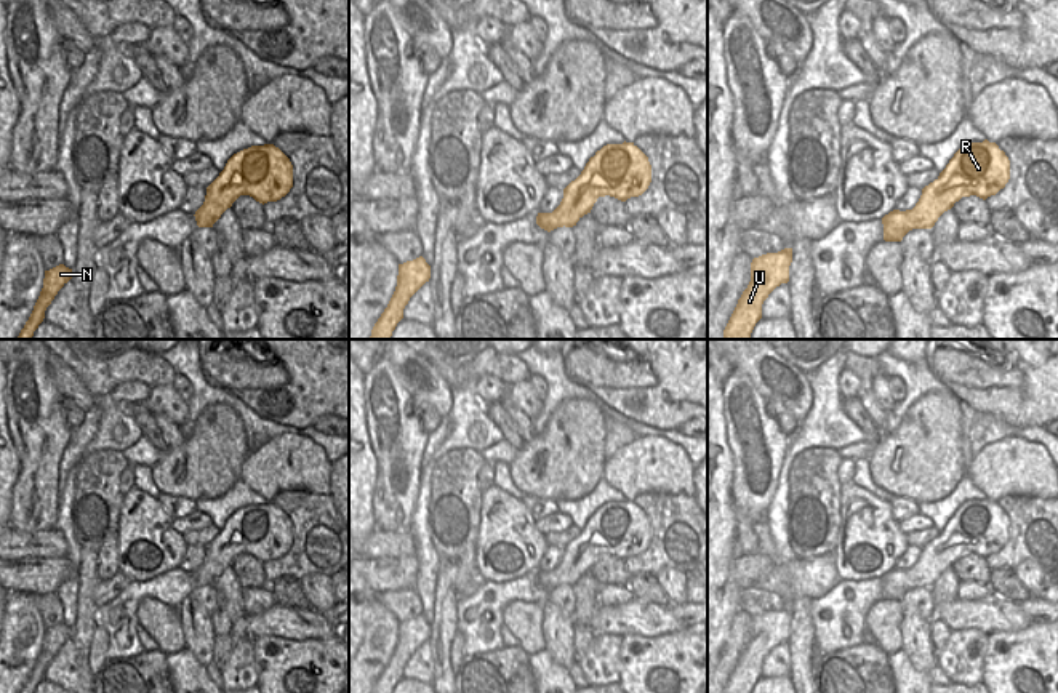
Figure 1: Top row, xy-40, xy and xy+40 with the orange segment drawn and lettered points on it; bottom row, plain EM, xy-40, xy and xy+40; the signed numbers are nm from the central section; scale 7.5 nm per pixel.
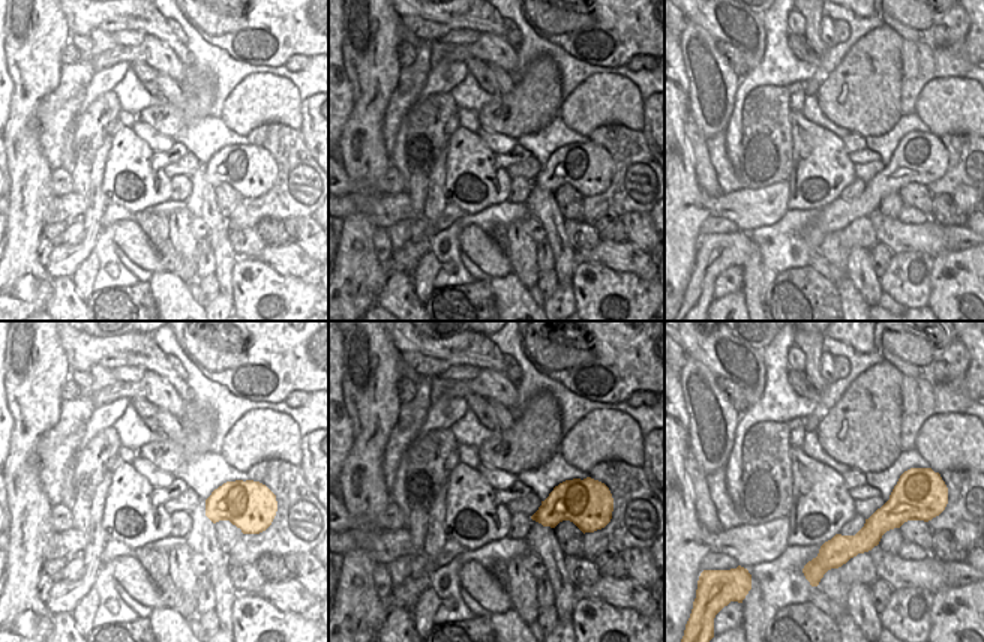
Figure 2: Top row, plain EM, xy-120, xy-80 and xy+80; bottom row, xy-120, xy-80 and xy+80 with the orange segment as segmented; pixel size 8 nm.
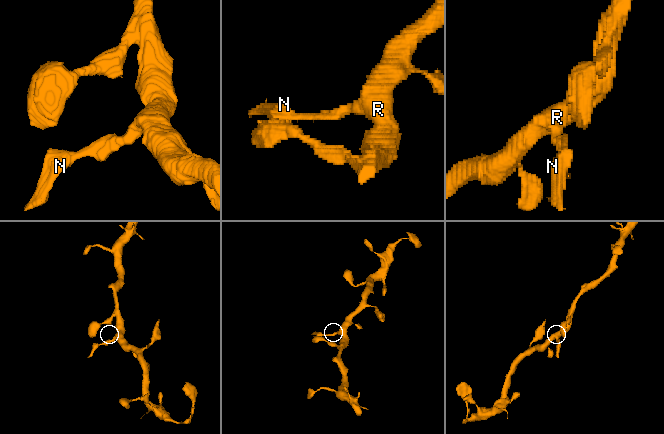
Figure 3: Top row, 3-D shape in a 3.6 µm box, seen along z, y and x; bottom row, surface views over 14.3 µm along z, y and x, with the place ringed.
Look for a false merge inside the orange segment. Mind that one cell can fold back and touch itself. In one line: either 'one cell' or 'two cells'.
two cells

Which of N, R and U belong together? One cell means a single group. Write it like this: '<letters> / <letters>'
N U / R

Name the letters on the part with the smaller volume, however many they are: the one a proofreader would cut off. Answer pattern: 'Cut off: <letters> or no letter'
Cut off: N, U

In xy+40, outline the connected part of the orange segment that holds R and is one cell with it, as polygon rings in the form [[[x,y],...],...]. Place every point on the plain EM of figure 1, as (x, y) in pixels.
[[[965,501],[940,535],[922,547],[919,560],[911,568],[917,575],[912,586],[932,587],[962,555],[976,554],[986,559],[1004,547],[1008,538],[1010,519],[996,501]]]

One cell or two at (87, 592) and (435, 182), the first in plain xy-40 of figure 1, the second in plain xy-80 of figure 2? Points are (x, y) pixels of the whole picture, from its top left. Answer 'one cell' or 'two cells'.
two cells

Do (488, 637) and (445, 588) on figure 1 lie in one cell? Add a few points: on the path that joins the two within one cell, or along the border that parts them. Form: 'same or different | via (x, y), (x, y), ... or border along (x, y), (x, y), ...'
different | border along (458, 600), (455, 629)

